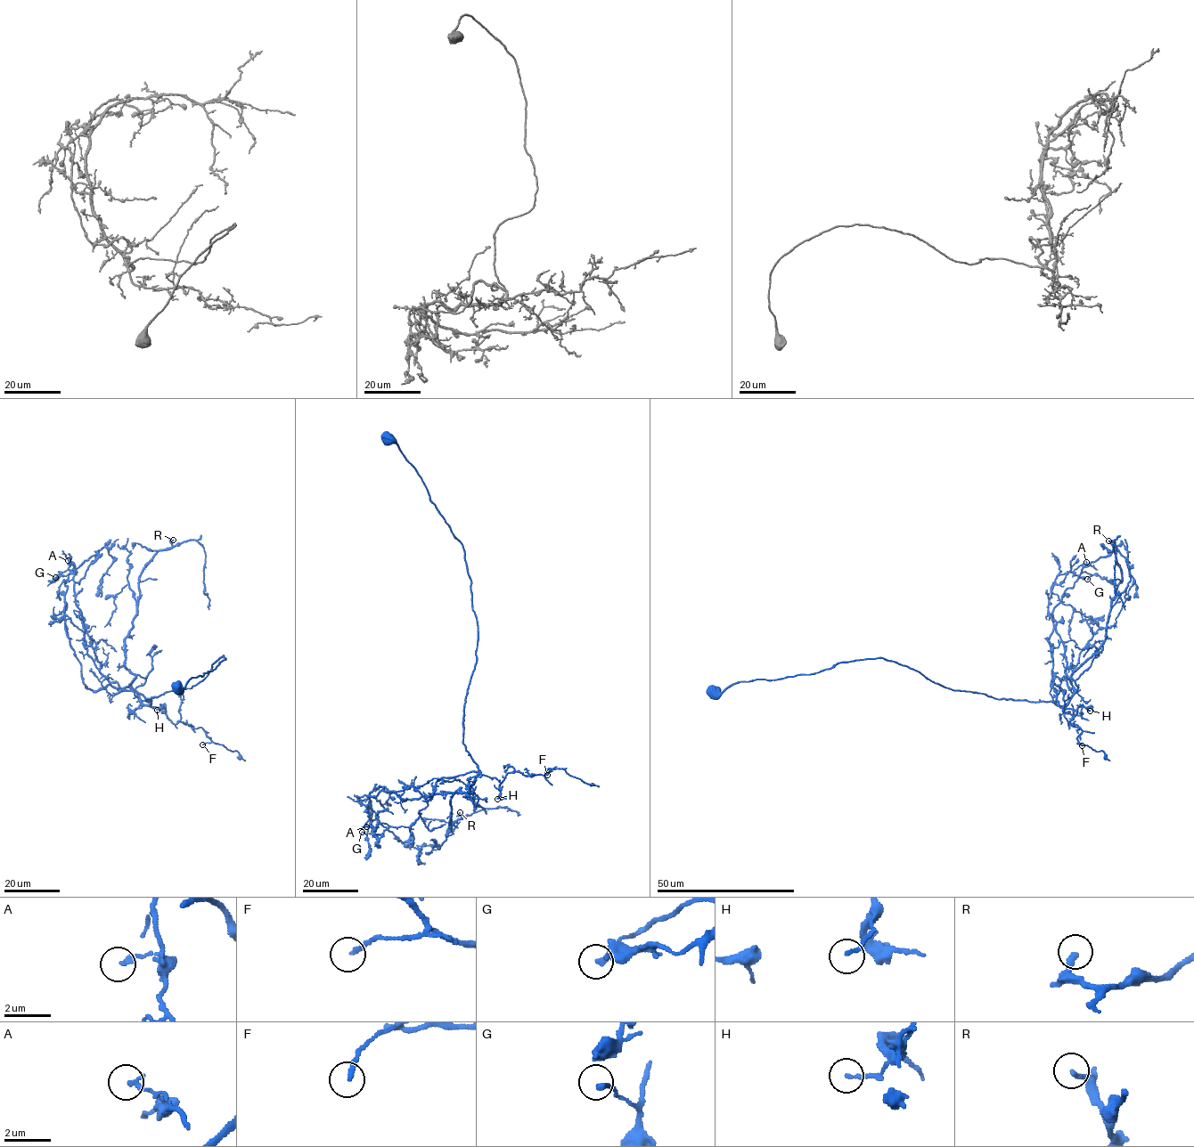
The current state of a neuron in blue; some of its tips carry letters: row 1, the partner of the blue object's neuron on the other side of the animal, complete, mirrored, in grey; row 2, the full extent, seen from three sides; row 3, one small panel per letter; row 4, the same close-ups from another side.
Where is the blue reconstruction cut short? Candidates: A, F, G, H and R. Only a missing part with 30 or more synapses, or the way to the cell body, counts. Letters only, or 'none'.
none

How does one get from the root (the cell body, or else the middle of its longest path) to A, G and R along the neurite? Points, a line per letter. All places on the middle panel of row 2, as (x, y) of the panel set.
A: (388, 438), (462, 545), (478, 638), (462, 744), (479, 772), (466, 792), (404, 800), (374, 788), (366, 826)
G: (388, 438), (462, 545), (478, 638), (462, 744), (479, 772), (466, 792), (404, 800), (374, 788), (362, 832)
R: (388, 438), (462, 545), (470, 580), (478, 638), (462, 744), (479, 772), (452, 797), (445, 836), (460, 812)

